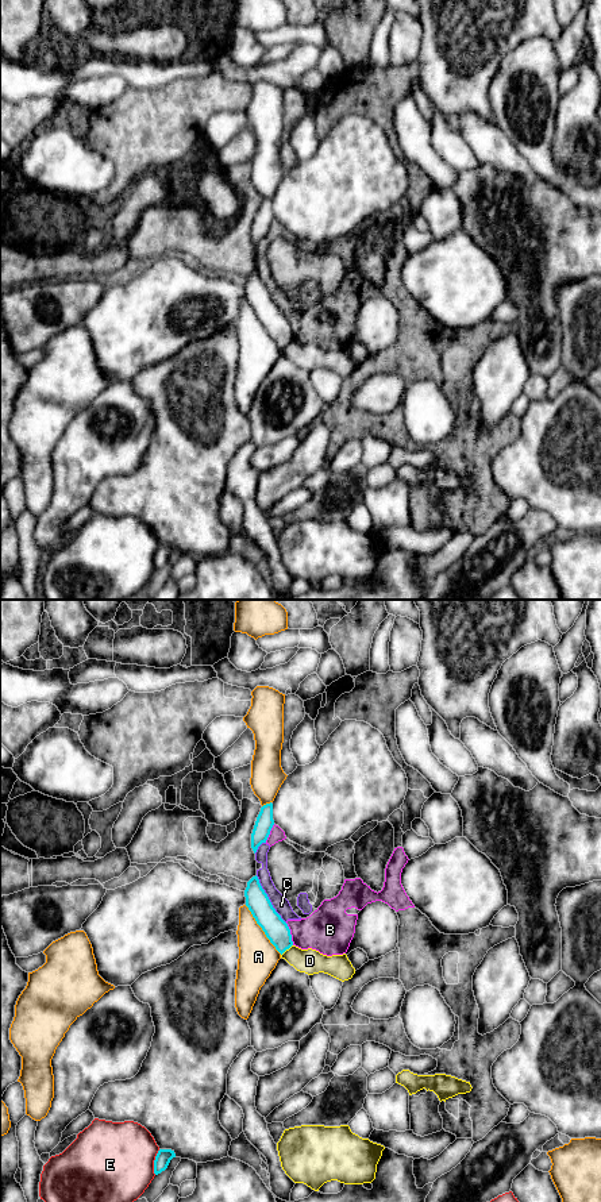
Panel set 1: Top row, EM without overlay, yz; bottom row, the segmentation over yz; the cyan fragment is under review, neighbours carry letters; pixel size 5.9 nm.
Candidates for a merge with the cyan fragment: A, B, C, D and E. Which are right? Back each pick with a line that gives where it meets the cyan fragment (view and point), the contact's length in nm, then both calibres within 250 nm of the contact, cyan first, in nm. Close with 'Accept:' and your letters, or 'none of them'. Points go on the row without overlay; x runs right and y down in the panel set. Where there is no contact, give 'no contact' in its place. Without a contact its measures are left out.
Accept: none of them

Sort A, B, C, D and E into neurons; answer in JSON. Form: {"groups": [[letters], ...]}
{"groups": [["A"], ["B", "C"], ["D"], ["E"]]}

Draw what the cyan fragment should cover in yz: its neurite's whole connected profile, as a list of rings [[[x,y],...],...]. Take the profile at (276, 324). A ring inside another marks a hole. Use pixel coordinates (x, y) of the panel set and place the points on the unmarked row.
[[[257,270],[247,277],[244,292],[246,301],[251,307],[257,319],[262,323],[276,344],[282,350],[293,340],[290,324],[273,303]]]

